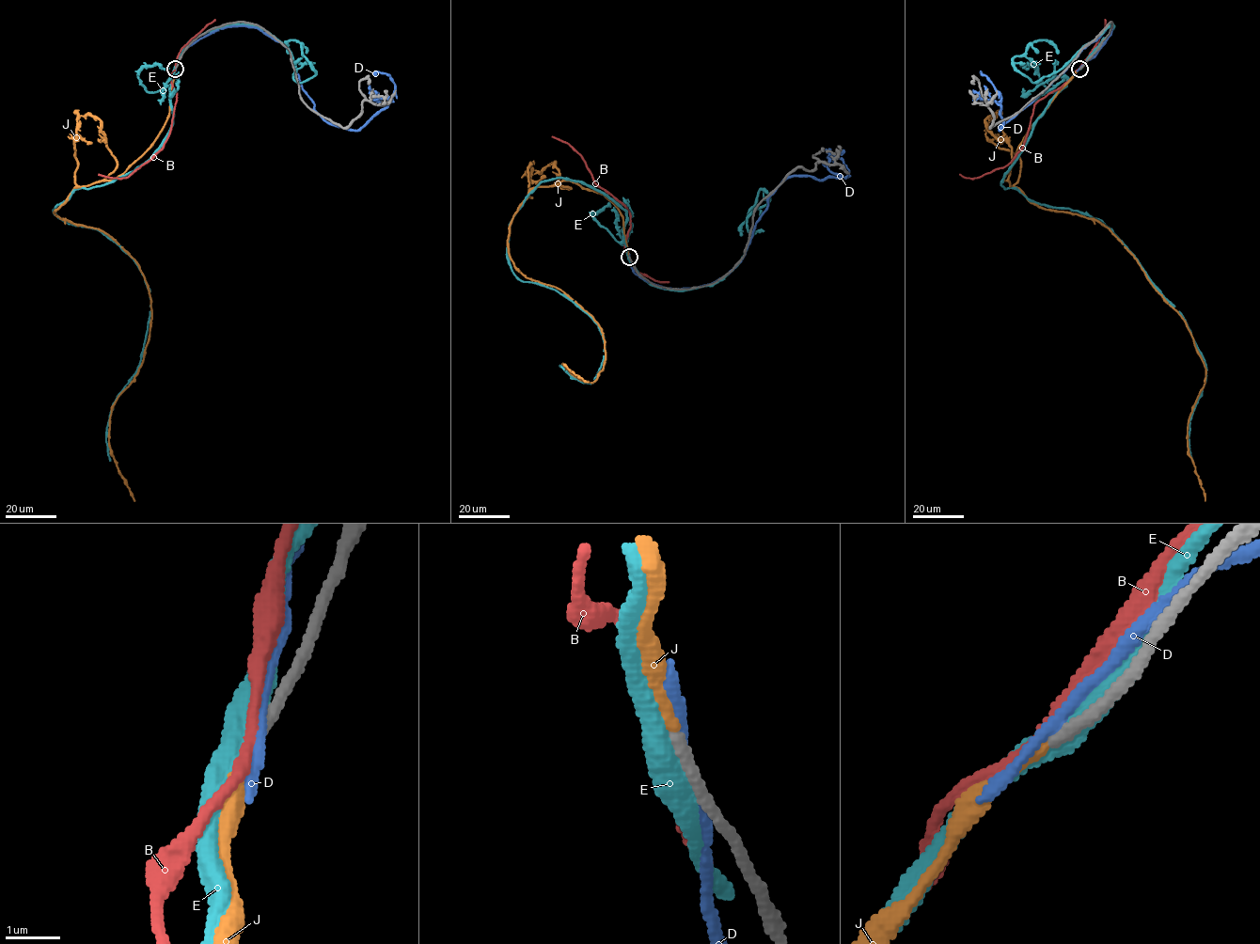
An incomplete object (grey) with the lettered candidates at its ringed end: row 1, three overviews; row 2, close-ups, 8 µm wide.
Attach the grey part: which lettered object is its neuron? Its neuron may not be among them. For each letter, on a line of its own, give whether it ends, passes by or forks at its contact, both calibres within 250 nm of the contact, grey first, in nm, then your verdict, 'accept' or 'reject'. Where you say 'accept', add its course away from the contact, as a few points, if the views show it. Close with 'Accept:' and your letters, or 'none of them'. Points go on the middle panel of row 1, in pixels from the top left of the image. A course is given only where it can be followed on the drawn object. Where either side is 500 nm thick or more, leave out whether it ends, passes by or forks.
B: it passes by; calibres 240 and 190 nm; reject
D: it passes by; calibres 240 and 190 nm; reject
E: it passes by; calibres 280 and 480 nm; reject
J: it ends; calibres 220 and 190 nm; accept; course (629, 257), (619, 210), (569, 180), (511, 221), (513, 265), (598, 323), (597, 379), (562, 364), (588, 382)
Accept: J

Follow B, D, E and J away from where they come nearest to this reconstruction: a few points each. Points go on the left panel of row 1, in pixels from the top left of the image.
B: (176, 68), (171, 83), (177, 92), (176, 103), (164, 146), (127, 177), (115, 179), (99, 174)
D: (176, 68), (212, 32), (257, 28), (289, 50), (314, 109), (354, 130), (395, 89), (390, 76), (372, 74)
E: (176, 67), (164, 143), (53, 211), (115, 241), (150, 300), (140, 363), (108, 421), (110, 461)
J: (176, 69), (153, 143), (54, 212), (111, 236), (149, 291), (143, 361), (108, 430), (134, 501)

